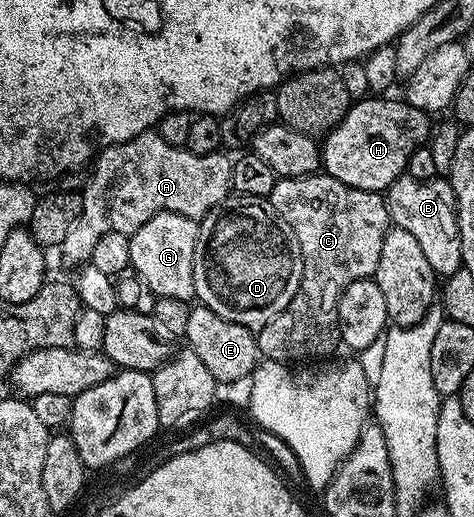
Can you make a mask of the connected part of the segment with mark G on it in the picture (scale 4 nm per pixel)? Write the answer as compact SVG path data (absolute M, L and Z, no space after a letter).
M164 220L146 229L143 233L137 233L130 238L131 242L131 264L136 269L145 271L148 276L147 286L158 297L173 297L185 302L190 302L195 294L195 276L197 269L189 267L189 263L197 259L193 251L201 251L199 247L199 229L190 221Z

